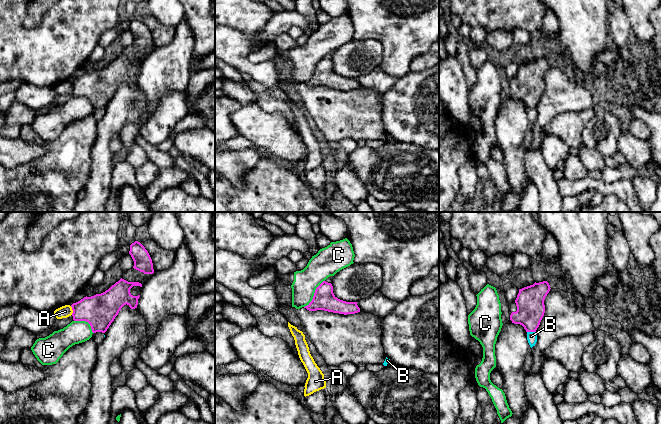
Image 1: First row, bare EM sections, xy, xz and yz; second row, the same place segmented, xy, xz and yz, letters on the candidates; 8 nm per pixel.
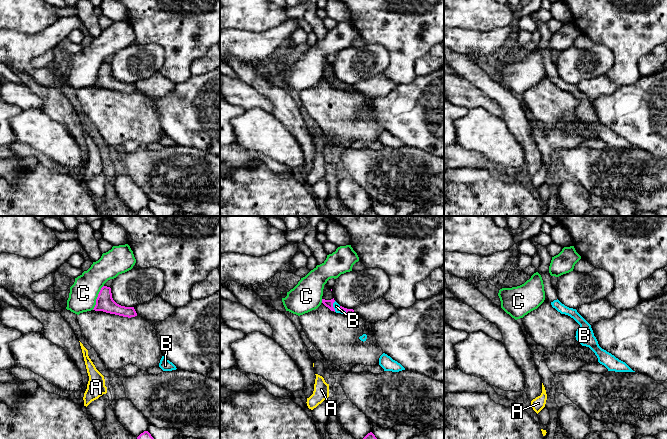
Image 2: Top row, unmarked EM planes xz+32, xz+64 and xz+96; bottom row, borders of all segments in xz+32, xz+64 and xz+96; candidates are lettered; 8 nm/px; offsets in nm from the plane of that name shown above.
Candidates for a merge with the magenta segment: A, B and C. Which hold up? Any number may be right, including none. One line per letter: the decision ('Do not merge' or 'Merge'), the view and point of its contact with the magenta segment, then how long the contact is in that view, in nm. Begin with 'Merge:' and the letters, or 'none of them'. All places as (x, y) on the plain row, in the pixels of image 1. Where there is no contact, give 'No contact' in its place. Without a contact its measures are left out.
Merge: B
A: Do not merge. Touches magenta at xy (72, 85). Shared border 70 nm
B: Merge. Touches magenta at yz (531, 107). Shared border 70 nm
C: Do not merge. Touches magenta at xz (314, 70). Shared border 280 nm

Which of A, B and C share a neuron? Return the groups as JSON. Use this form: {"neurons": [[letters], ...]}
{"neurons": [["A"], ["B"], ["C"]]}

